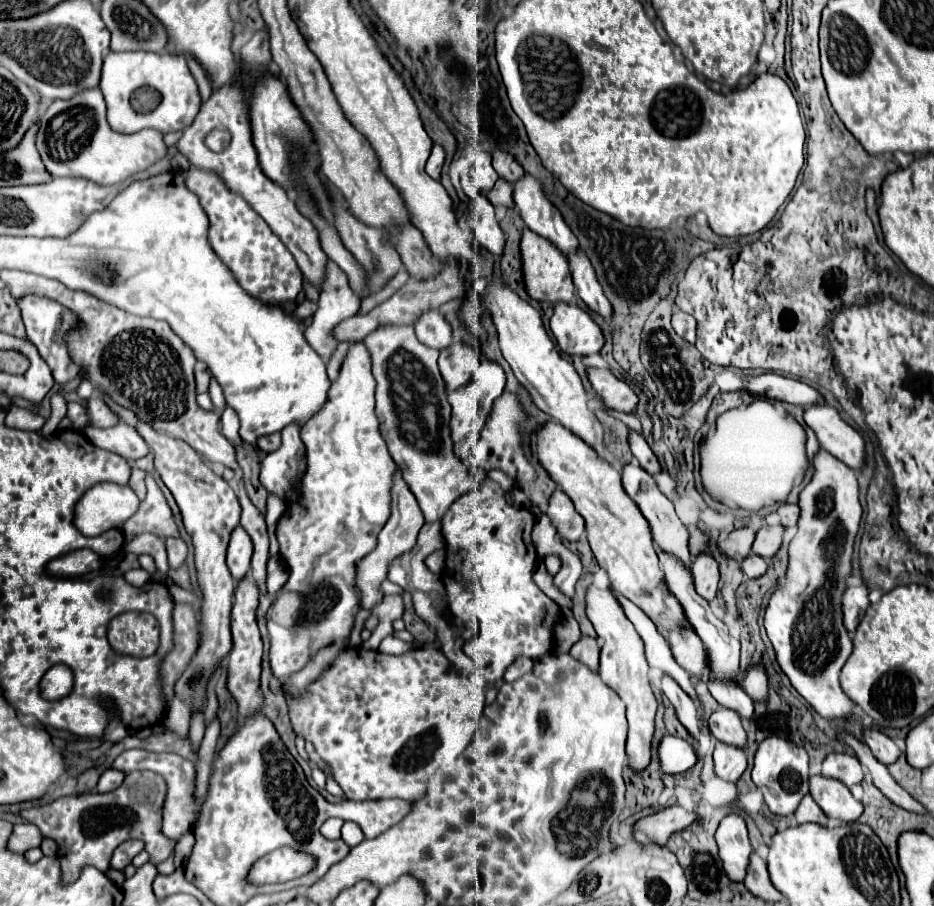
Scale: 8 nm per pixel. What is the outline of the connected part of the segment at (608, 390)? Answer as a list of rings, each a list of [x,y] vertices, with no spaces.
[[[588,367],[588,379],[596,393],[604,399],[608,409],[620,411],[620,413],[636,413],[638,407],[638,395],[632,391],[632,387],[618,379],[610,369],[596,369]]]

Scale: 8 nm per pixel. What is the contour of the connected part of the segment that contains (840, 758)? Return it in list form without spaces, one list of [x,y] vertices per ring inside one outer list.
[[[830,753],[824,759],[822,775],[824,777],[832,777],[832,779],[840,779],[844,785],[852,787],[852,785],[862,781],[864,769],[862,769],[860,761],[854,755],[848,755],[848,753]]]

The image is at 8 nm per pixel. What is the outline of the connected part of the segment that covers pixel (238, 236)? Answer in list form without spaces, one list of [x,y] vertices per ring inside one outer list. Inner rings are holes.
[[[200,169],[184,171],[186,185],[200,197],[200,203],[210,219],[210,245],[216,255],[230,267],[236,275],[238,283],[270,305],[280,305],[284,301],[294,301],[302,291],[302,273],[292,257],[292,253],[284,247],[284,243],[272,233],[268,223],[242,201],[242,197],[230,193],[220,177],[214,173],[206,173]]]

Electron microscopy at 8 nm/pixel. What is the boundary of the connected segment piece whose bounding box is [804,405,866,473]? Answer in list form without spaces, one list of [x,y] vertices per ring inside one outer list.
[[[808,407],[804,419],[814,429],[822,449],[844,461],[844,465],[848,465],[856,473],[862,471],[862,467],[866,465],[866,443],[862,435],[854,427],[850,427],[834,407]]]

